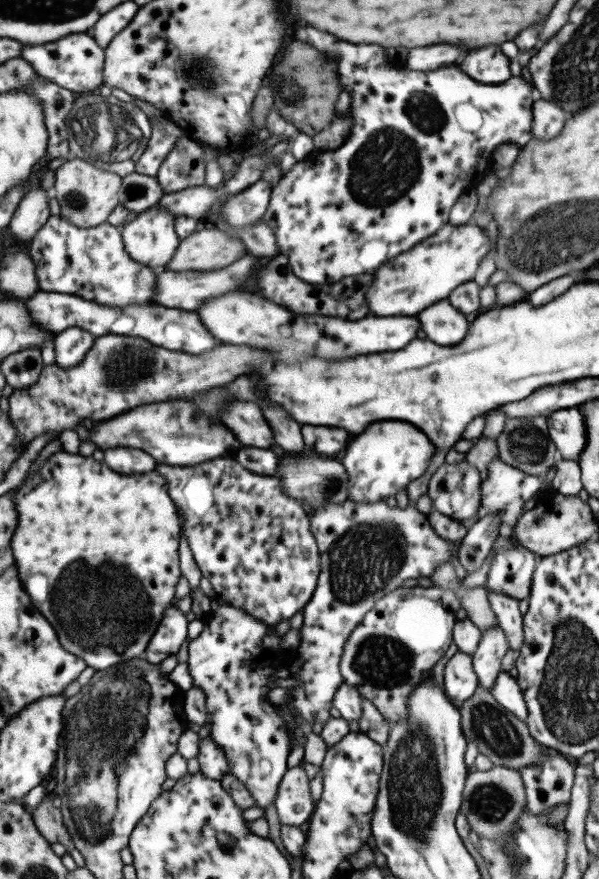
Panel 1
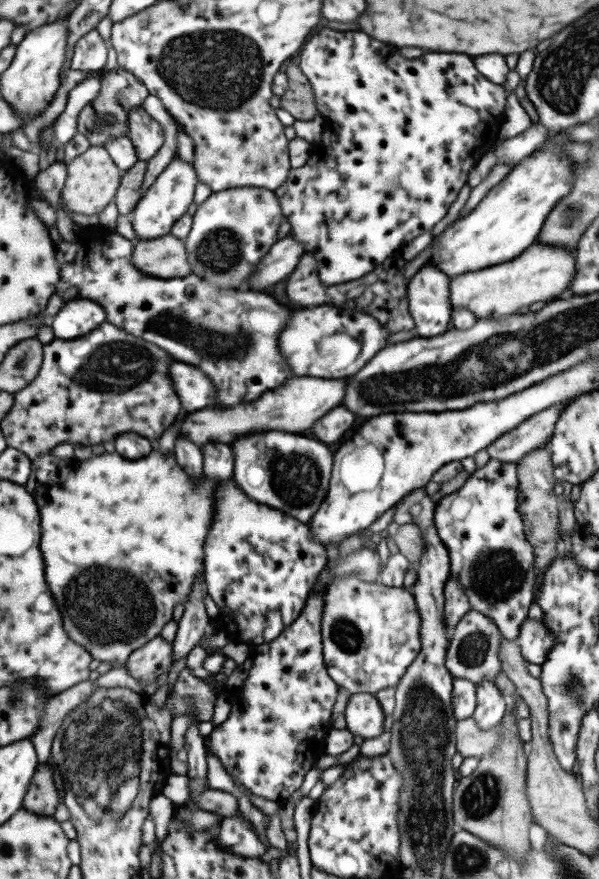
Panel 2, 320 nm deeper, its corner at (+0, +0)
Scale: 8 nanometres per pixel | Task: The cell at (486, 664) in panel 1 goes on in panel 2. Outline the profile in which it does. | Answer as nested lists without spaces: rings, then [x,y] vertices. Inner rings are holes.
[[[482,678],[475,684],[476,705],[470,716],[479,730],[497,725],[506,713],[505,697],[501,696],[493,680]]]

